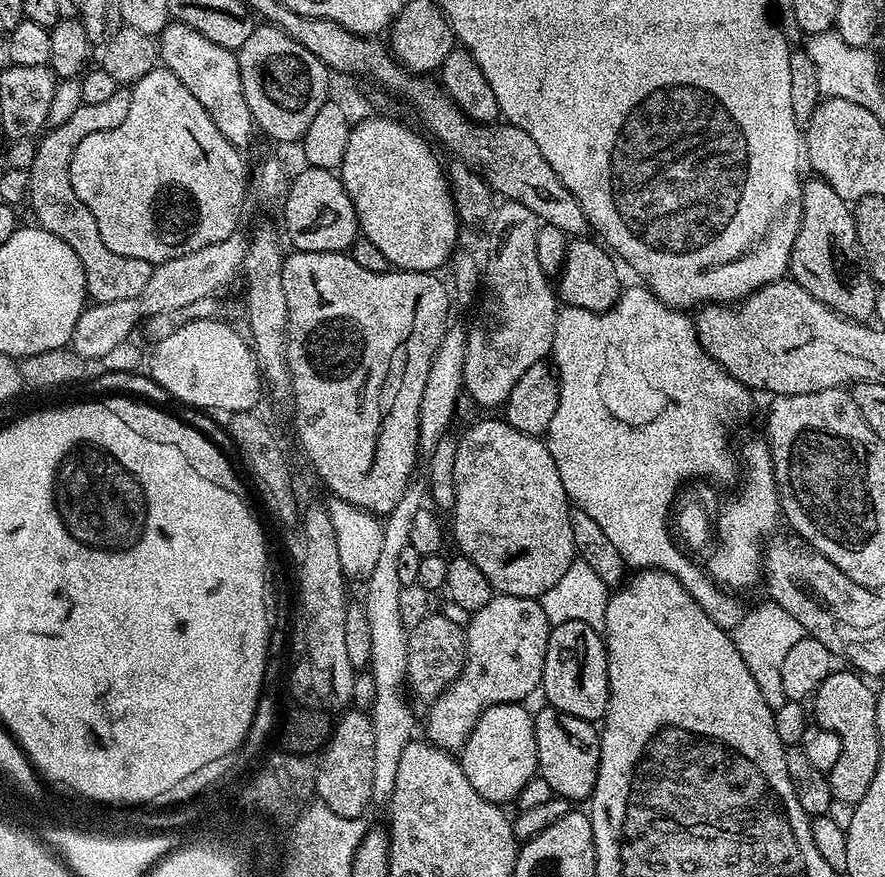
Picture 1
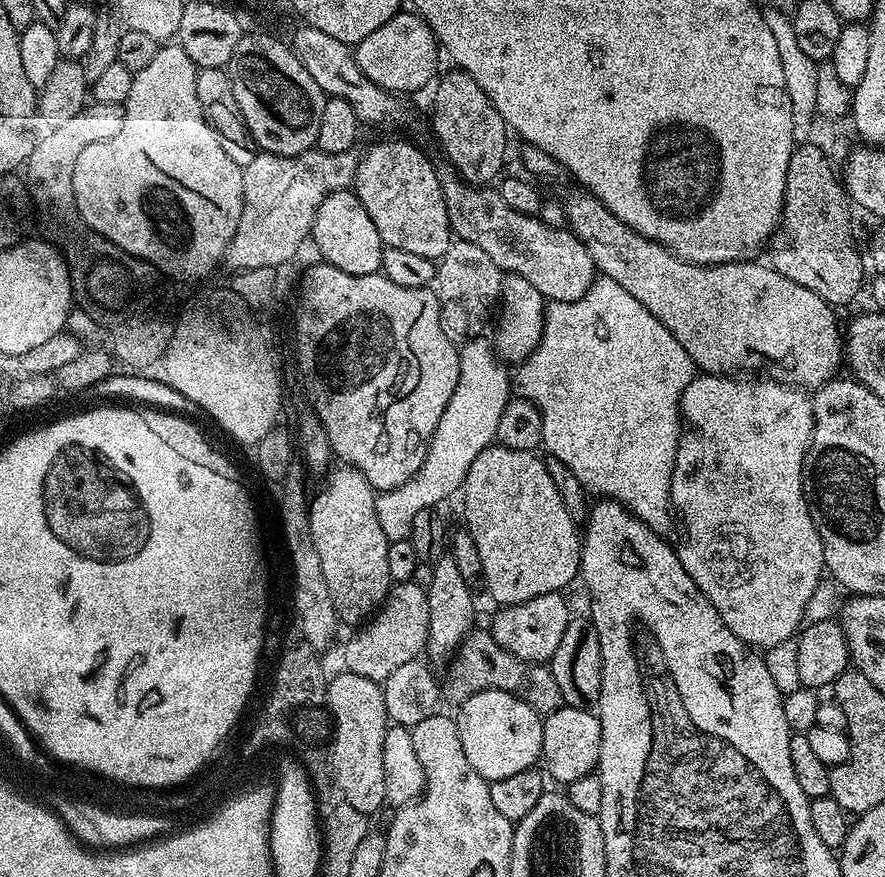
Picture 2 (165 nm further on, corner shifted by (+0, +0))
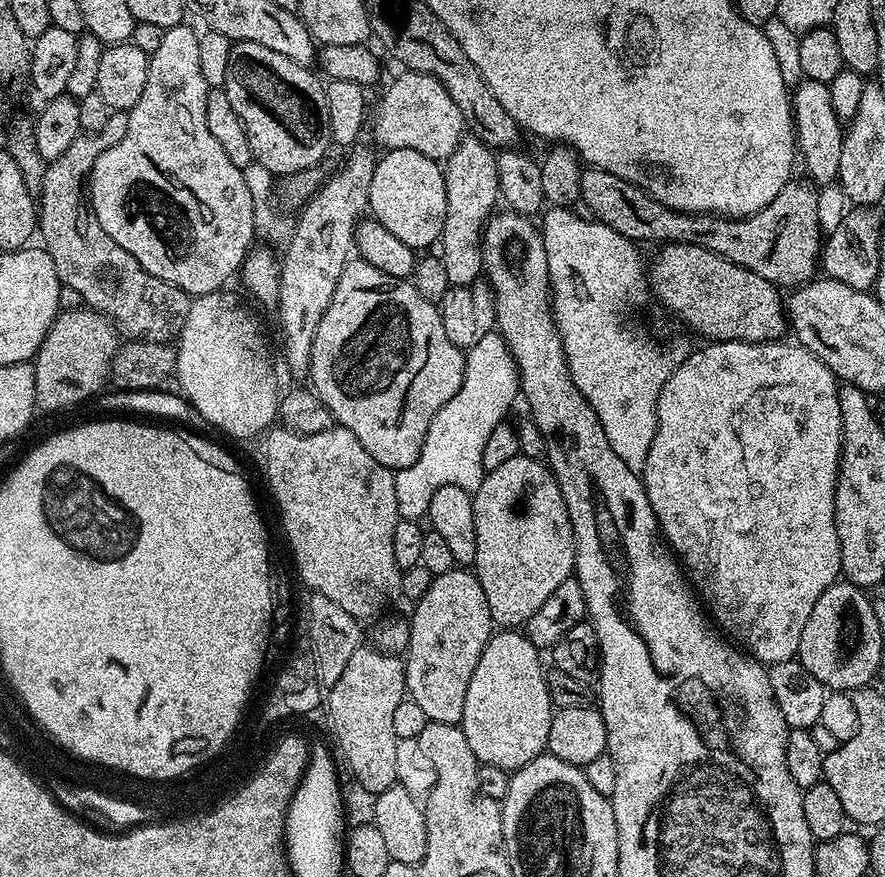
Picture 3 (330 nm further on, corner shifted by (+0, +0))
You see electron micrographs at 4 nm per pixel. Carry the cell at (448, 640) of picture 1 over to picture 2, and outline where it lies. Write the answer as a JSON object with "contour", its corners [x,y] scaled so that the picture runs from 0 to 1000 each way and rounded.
{"contour":[[[534,719],[525,725],[524,731],[510,749],[511,758],[506,767],[499,771],[499,794],[503,799],[519,805],[527,800],[537,789],[562,784],[584,794],[594,805],[599,805],[612,819],[626,814],[626,810],[638,806],[635,787],[626,778],[626,769],[618,756],[600,757],[598,753],[576,746],[571,739],[564,739],[555,719]]]}

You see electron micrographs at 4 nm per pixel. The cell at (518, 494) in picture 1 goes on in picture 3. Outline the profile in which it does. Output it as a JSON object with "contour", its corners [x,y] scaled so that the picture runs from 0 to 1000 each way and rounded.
{"contour":[[[585,519],[576,522],[576,527],[563,531],[563,536],[548,542],[545,554],[540,554],[540,559],[533,567],[533,576],[536,577],[536,604],[540,604],[540,632],[536,651],[540,664],[545,664],[545,673],[549,677],[549,686],[554,691],[556,710],[569,718],[586,717],[589,714],[595,713],[598,705],[612,691],[612,686],[617,686],[617,682],[621,682],[621,677],[626,677],[626,673],[631,673],[631,668],[635,668],[635,664],[640,664],[647,656],[651,645],[651,610],[646,603],[644,586],[640,582],[640,572],[635,568],[635,559],[618,528]]]}

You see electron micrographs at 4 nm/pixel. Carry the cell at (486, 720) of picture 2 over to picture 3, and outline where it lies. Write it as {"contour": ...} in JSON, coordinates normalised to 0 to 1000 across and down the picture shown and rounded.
{"contour":[[[565,718],[551,730],[551,735],[536,759],[531,782],[527,782],[527,805],[522,810],[519,827],[524,831],[527,846],[536,855],[542,871],[582,878],[594,873],[605,862],[611,861],[619,852],[621,823],[626,815],[624,792],[619,786],[617,761],[610,754],[611,740],[597,731],[595,724],[588,718]]]}

